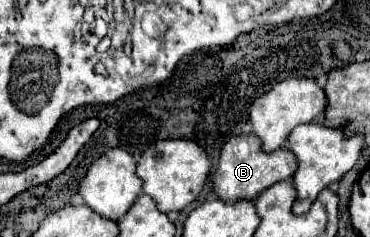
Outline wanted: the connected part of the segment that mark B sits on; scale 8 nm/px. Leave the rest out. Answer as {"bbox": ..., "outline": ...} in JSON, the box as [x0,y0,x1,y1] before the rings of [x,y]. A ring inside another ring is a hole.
{"bbox":[214,134,296,200],"outline":[[[244,134],[232,138],[220,154],[218,160],[218,170],[214,172],[214,192],[222,200],[238,200],[238,198],[248,198],[254,200],[258,198],[260,192],[270,188],[276,182],[290,180],[296,172],[296,156],[288,148],[280,148],[276,152],[264,152],[260,150],[260,138],[254,134]]]}

